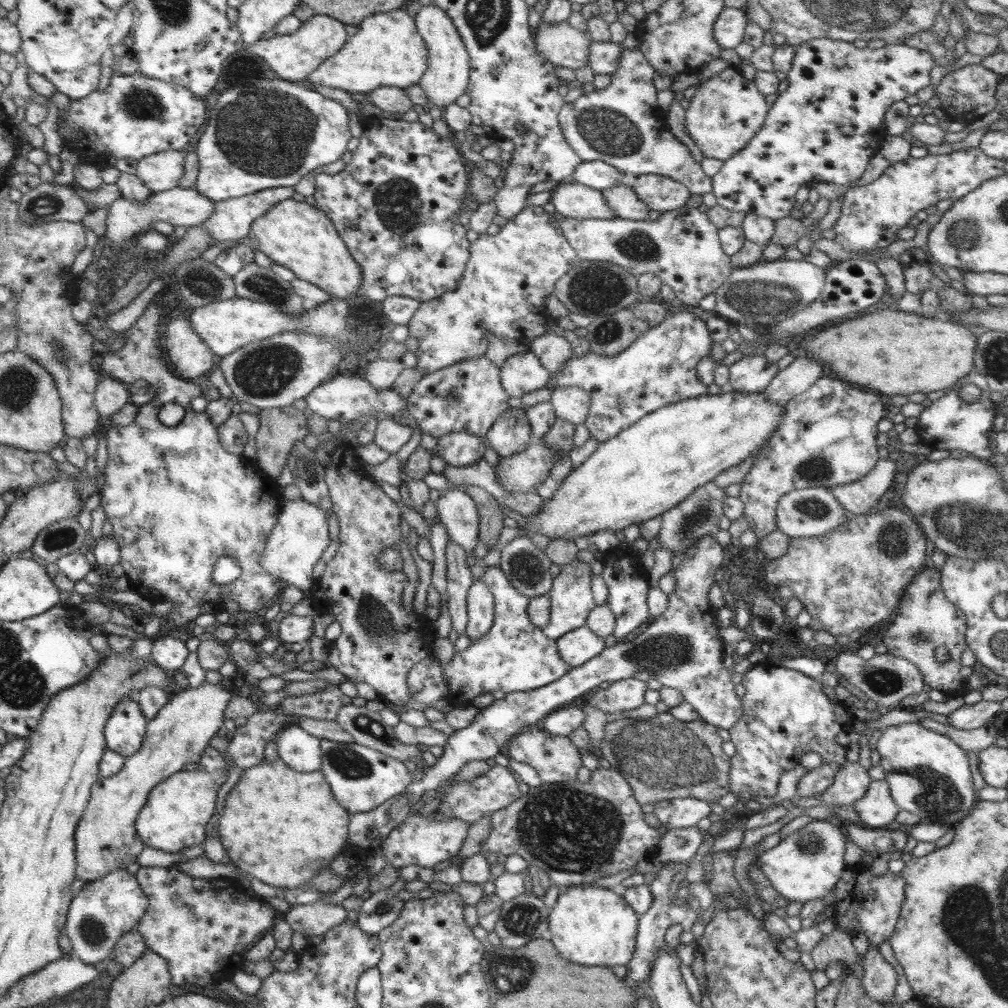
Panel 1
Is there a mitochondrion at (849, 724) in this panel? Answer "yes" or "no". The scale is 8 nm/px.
no

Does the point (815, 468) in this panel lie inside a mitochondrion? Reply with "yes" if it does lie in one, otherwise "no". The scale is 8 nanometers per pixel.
yes

